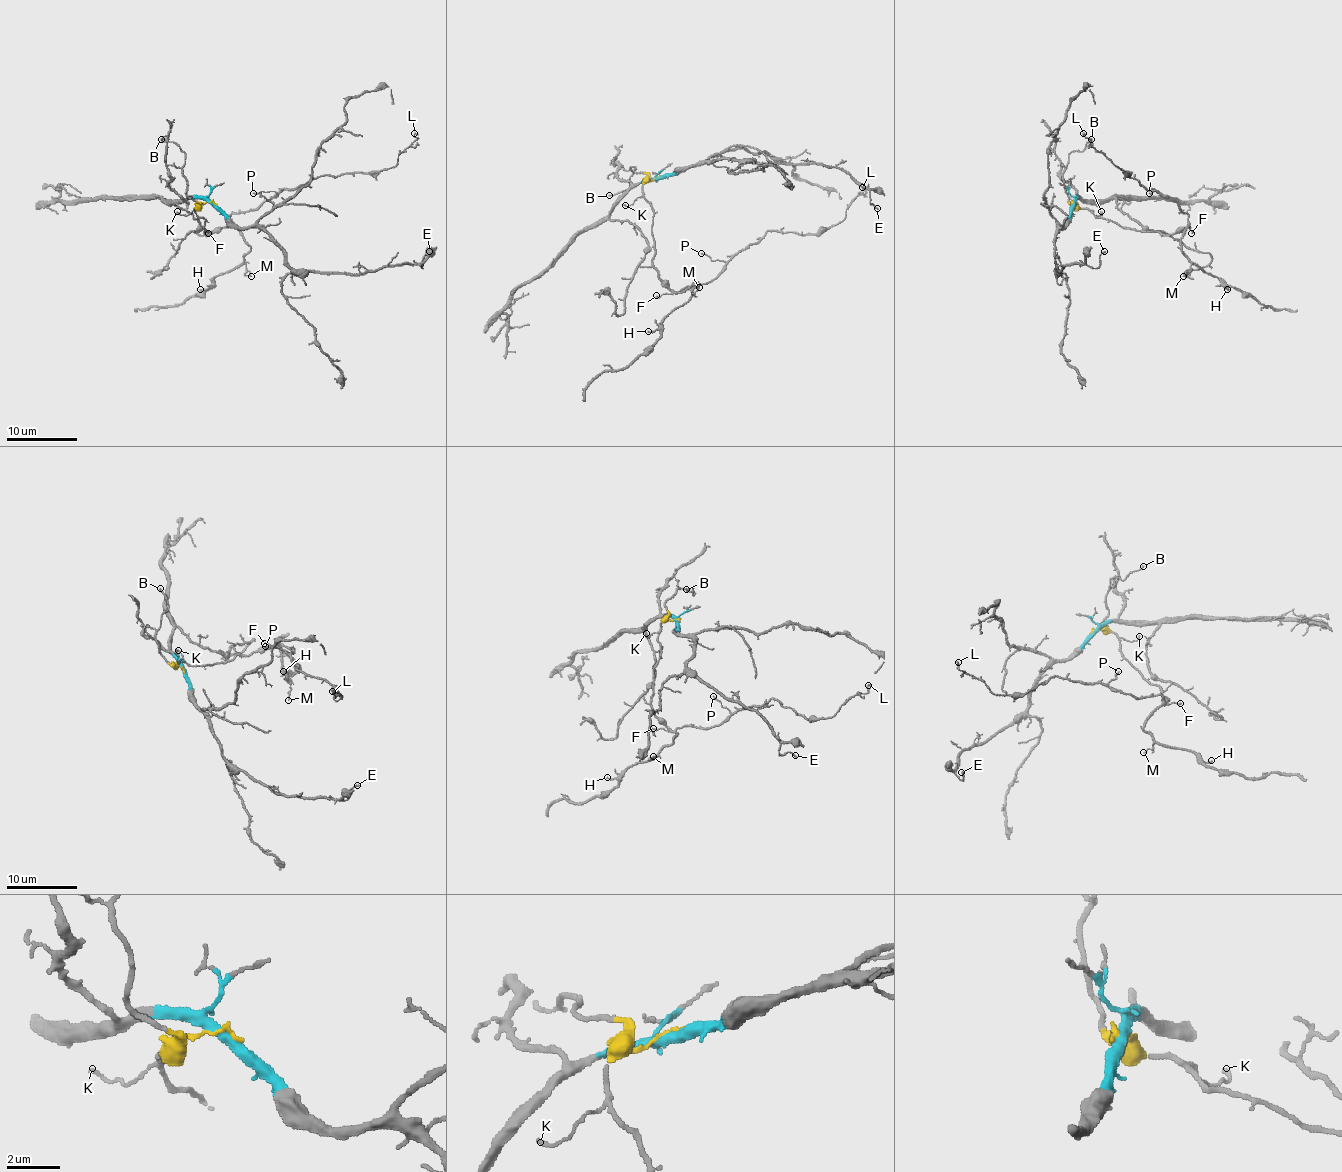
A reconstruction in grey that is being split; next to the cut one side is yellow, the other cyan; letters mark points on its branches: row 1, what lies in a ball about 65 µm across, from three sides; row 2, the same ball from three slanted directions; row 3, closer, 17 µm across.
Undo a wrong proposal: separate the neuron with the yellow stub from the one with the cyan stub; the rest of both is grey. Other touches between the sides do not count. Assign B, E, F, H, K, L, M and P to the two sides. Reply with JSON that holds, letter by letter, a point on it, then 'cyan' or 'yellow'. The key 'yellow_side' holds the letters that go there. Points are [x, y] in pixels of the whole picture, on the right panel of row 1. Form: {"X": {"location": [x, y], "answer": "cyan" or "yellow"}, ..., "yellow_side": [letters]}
{"B": {"location": [1091, 139], "answer": "yellow"}, "E": {"location": [1104, 251], "answer": "cyan"}, "F": {"location": [1191, 233], "answer": "yellow"}, "H": {"location": [1227, 289], "answer": "yellow"}, "K": {"location": [1101, 211], "answer": "yellow"}, "L": {"location": [1083, 133], "answer": "yellow"}, "M": {"location": [1183, 276], "answer": "yellow"}, "P": {"location": [1149, 193], "answer": "yellow"}, "yellow_side": ["B", "F", "H", "K", "L", "M", "P"]}

